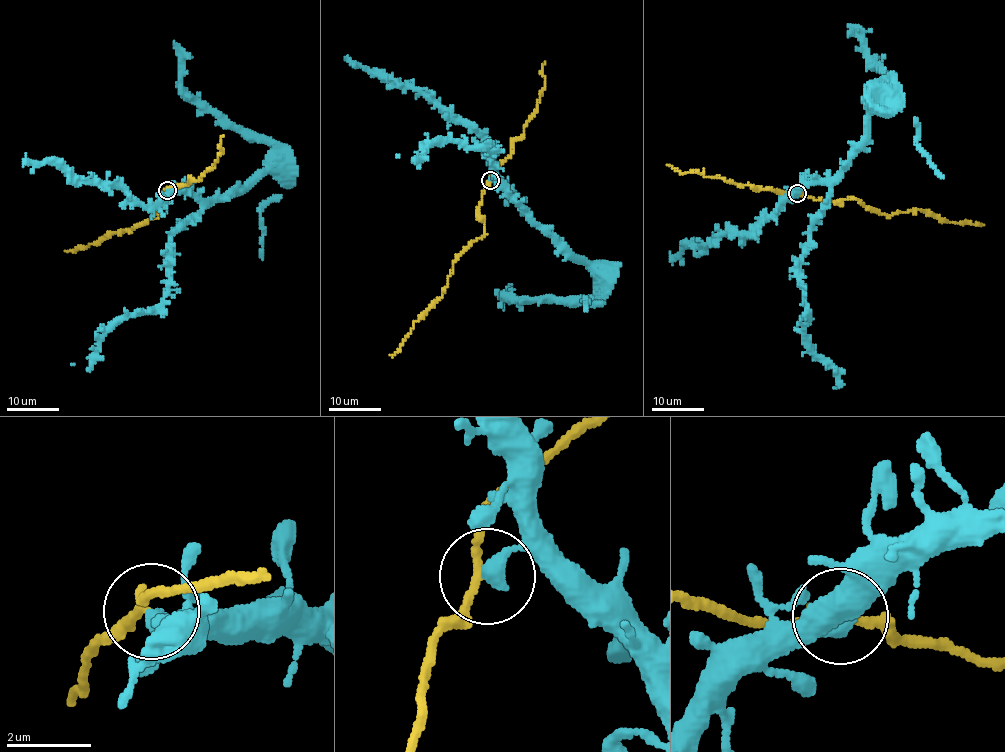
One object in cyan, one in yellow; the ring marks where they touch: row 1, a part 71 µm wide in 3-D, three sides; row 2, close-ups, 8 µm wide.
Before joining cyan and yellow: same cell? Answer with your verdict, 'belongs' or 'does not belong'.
does not belong

